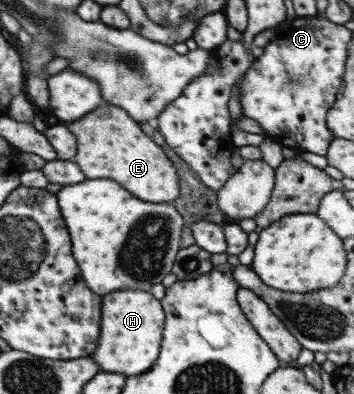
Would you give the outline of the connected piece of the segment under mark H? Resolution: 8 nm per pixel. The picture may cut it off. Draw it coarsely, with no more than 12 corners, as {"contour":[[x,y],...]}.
{"contour":[[150,291],[102,296],[101,371],[126,377],[159,356],[165,311]]}

